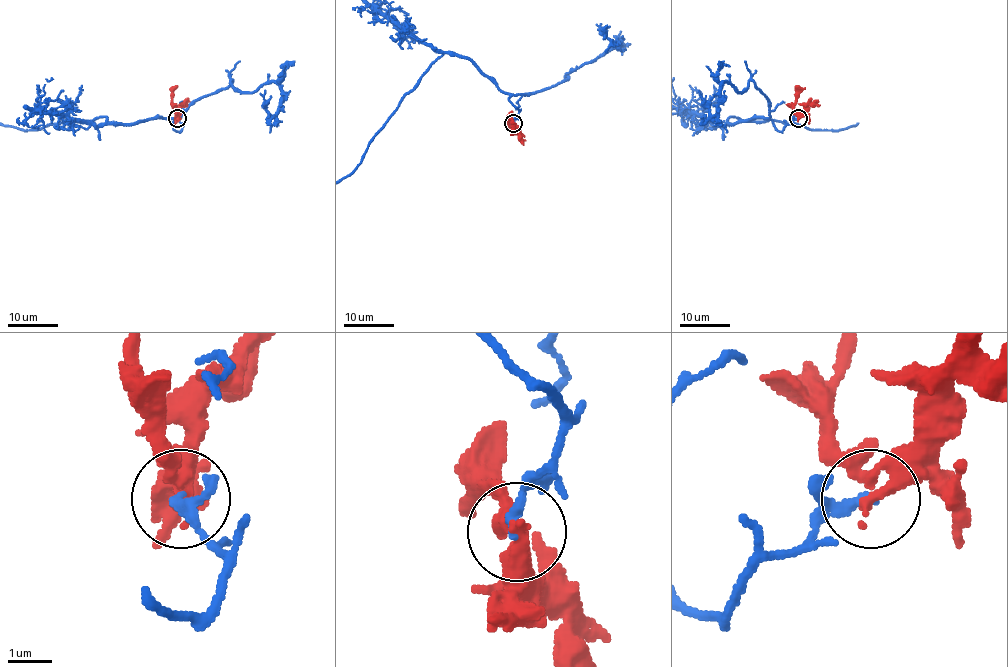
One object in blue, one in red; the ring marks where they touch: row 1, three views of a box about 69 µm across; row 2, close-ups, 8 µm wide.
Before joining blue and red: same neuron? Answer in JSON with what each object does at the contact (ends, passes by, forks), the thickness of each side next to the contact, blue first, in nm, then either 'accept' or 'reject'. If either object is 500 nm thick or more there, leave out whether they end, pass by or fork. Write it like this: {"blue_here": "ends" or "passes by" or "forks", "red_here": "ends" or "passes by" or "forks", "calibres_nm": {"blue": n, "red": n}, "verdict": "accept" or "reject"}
{"blue_here": "ends", "red_here": "passes by", "calibres_nm": {"blue": 240, "red": 320}, "verdict": "reject"}

